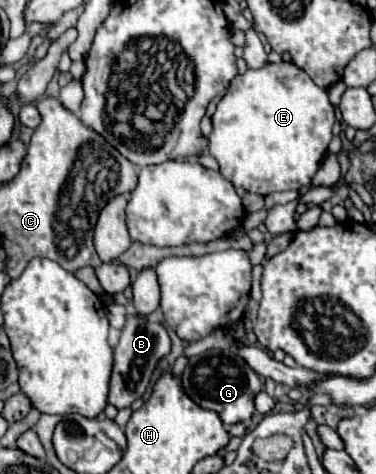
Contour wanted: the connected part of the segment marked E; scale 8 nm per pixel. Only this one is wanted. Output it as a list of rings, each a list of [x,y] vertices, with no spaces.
[[[293,62],[267,64],[267,68],[247,70],[243,76],[235,76],[229,84],[225,98],[219,102],[213,114],[213,132],[209,134],[209,154],[219,162],[219,172],[235,186],[255,194],[271,194],[281,190],[297,190],[309,184],[315,176],[323,154],[331,142],[331,126],[335,122],[333,106],[323,88],[319,88],[307,72]]]

